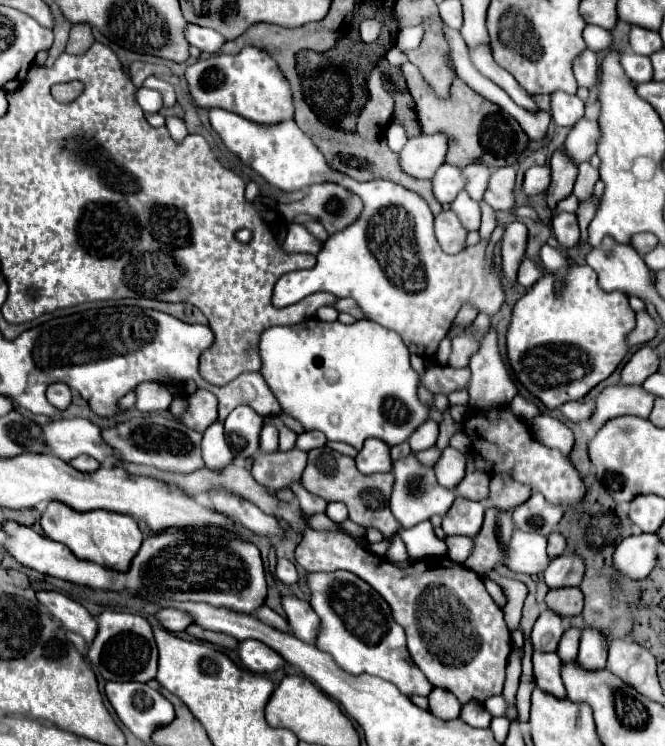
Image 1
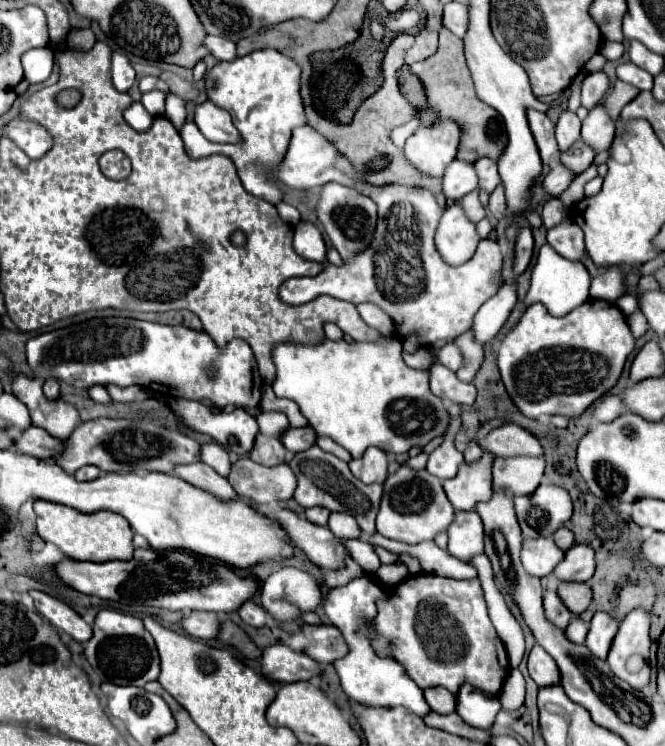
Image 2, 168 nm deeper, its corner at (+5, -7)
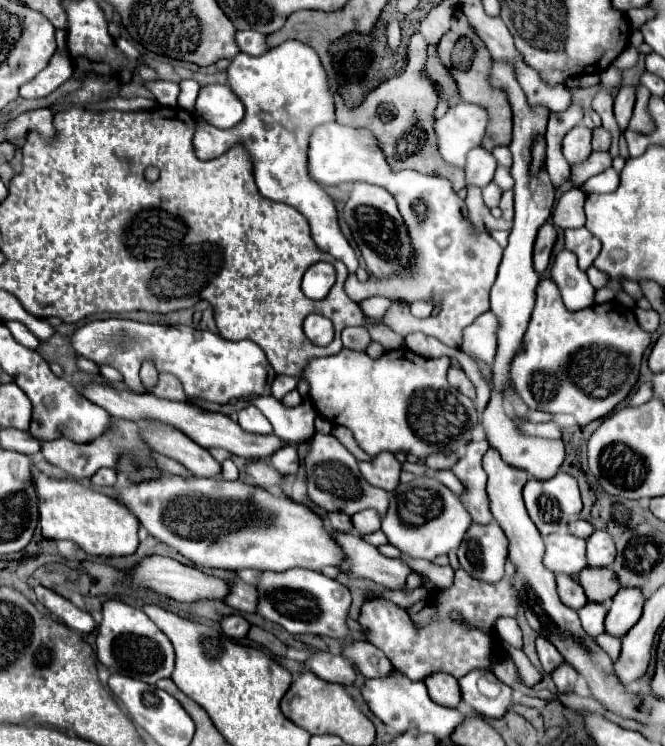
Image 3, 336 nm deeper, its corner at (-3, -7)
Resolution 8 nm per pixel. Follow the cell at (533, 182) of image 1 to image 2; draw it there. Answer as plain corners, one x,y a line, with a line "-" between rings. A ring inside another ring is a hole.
558,164
558,166
554,166
544,178
542,178
542,188
544,188
544,192
548,192
550,196
558,196
558,194
562,194
566,188
568,188
568,184
572,182
572,174
566,170
566,168
562,168
562,164

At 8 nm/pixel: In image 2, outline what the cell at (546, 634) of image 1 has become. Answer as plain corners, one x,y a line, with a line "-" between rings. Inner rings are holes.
554,590
544,592
544,614
560,630
566,630
566,626
572,620
572,614
566,612
566,606
562,606
562,600
558,598
558,594

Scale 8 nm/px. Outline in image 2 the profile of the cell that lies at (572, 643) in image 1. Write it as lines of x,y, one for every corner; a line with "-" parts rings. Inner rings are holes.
574,616
572,622
570,622
570,626
566,628
566,638
572,644
582,644
584,638
586,638
586,630
588,630
588,626
578,616

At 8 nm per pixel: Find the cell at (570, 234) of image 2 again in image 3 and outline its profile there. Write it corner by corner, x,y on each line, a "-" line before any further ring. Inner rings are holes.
570,228
564,232
566,250
574,252
578,256
578,266
582,270
588,270
596,256
600,254
600,242
594,238
586,228

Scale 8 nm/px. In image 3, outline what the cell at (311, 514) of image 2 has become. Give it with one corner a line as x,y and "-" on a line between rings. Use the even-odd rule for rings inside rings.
330,512
328,522
330,522
330,528
336,532
350,532
352,530
352,518
342,512

